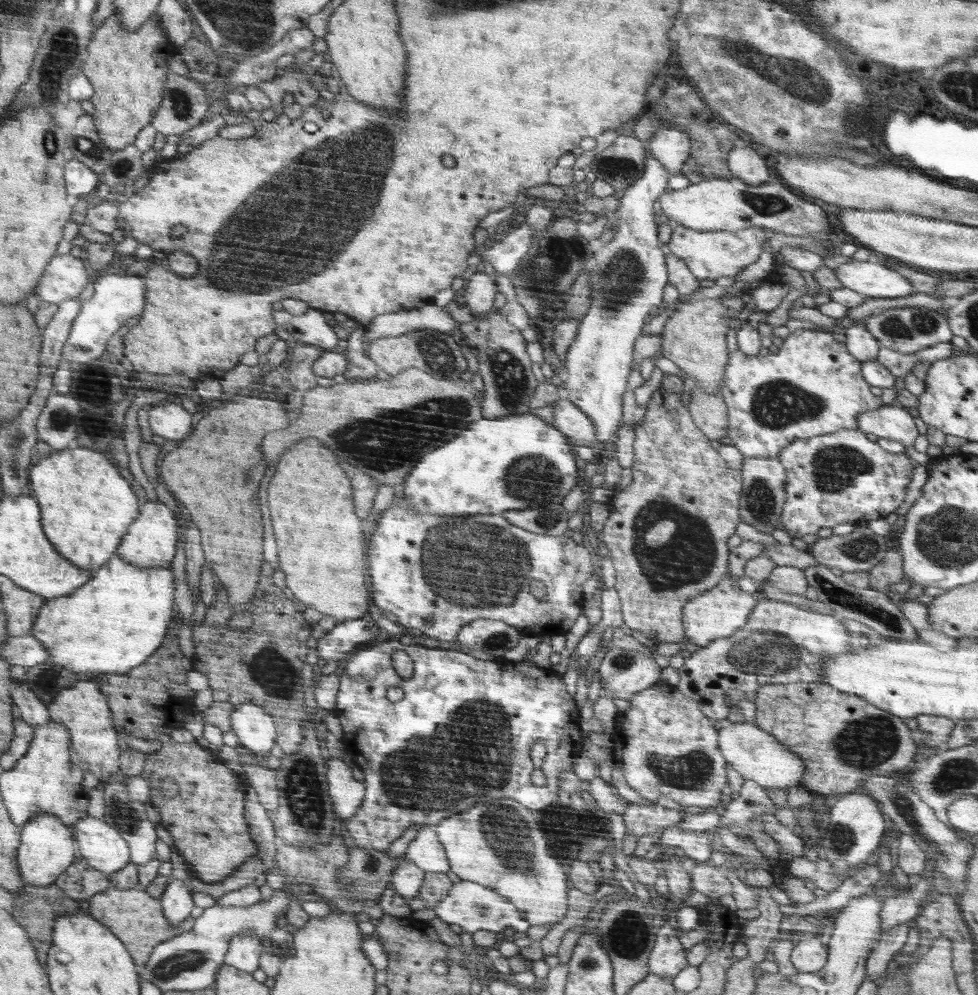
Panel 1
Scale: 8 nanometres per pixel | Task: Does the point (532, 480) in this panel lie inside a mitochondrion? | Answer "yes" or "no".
yes

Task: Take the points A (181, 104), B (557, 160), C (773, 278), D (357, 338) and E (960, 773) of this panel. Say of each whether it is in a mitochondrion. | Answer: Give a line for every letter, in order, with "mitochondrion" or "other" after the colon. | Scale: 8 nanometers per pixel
A: mitochondrion
B: other
C: other
D: other
E: mitochondrion

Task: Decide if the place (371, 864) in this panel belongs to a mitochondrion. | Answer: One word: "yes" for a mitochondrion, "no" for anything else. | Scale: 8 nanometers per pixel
yes

